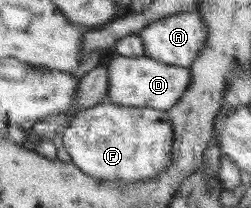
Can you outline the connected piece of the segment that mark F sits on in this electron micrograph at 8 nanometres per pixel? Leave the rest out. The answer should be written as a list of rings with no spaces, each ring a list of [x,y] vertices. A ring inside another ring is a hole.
[[[98,103],[79,112],[63,130],[70,160],[83,173],[98,180],[146,182],[157,178],[171,163],[173,126],[167,111]]]

